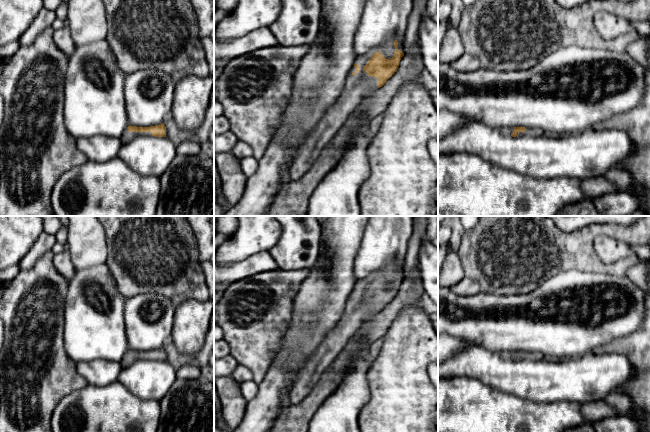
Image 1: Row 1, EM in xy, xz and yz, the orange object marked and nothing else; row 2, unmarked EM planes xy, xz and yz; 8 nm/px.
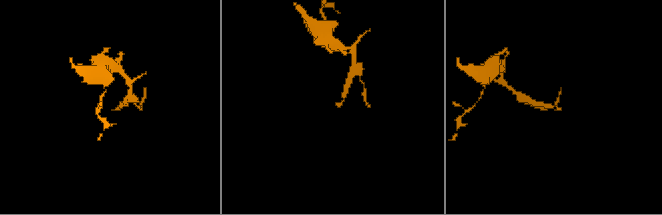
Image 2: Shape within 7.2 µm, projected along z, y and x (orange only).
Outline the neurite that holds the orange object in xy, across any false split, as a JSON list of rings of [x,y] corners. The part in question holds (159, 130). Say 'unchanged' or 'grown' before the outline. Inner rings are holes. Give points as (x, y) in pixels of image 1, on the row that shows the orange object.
grown; [[[164,123],[150,127],[137,127],[129,125],[120,137],[120,141],[122,144],[125,144],[135,139],[137,136],[166,137],[166,127]]]

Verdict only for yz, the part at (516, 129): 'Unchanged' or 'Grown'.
Grown

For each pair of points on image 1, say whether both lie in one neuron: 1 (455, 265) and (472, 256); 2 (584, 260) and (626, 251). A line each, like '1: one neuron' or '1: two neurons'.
1: two neurons
2: two neurons

